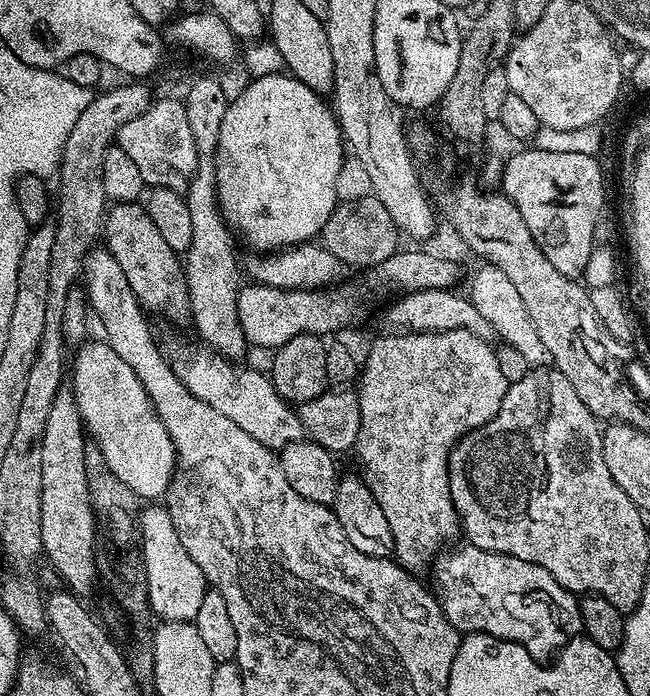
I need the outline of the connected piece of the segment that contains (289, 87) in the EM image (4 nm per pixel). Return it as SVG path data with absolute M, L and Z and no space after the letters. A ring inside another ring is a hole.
M277 74L274 76L258 76L247 81L249 84L235 97L228 101L228 109L222 118L221 129L218 132L216 146L216 203L219 205L221 215L224 217L229 229L240 231L240 236L246 243L260 254L275 252L282 248L295 248L296 245L311 241L319 237L326 218L336 209L338 195L336 196L336 183L340 180L340 171L344 168L346 145L344 137L340 135L340 124L336 120L336 113L330 107L329 101L323 95L308 86L295 80L290 74Z

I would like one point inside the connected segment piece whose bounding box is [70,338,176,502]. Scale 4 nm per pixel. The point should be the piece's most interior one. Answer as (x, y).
(117, 414)

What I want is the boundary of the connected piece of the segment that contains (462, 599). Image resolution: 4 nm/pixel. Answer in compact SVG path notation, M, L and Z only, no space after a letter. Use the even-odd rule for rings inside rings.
M467 542L461 544L461 548L449 547L441 551L434 561L434 569L436 568L434 595L440 601L444 617L457 632L461 634L481 632L498 638L498 634L494 633L504 634L506 604L512 604L512 599L516 601L520 594L524 596L526 592L532 590L544 590L552 594L556 602L564 608L561 618L562 630L570 638L583 633L579 599L565 590L546 570L542 570L542 566L534 566L534 562L522 562L522 558L482 550Z

